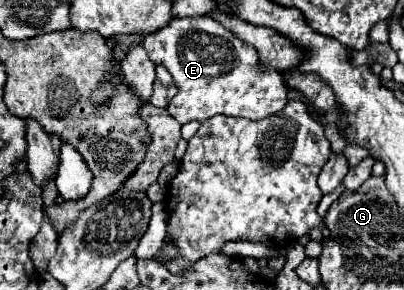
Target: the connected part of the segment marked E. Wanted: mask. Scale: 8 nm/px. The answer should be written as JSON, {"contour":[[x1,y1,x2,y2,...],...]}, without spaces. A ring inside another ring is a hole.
{"contour":[[211,16,197,18,173,18,161,30,143,38,143,48,155,64,163,64,177,86,177,94,169,102,167,110,185,124,191,120,207,120,211,116,241,116,247,120,263,120,277,114,287,104,285,86,277,70,261,74,257,70,257,54,251,46,245,46,239,38,233,38]]}

